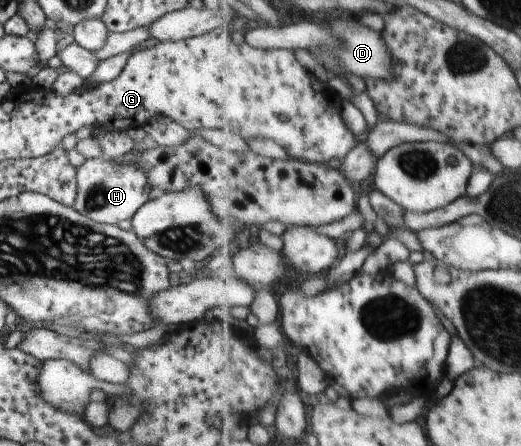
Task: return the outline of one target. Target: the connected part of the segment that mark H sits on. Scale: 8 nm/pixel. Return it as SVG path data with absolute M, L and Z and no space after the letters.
M93 157L75 167L74 173L76 191L71 207L86 219L98 223L116 225L121 220L129 220L153 196L146 172L141 167L123 161Z

